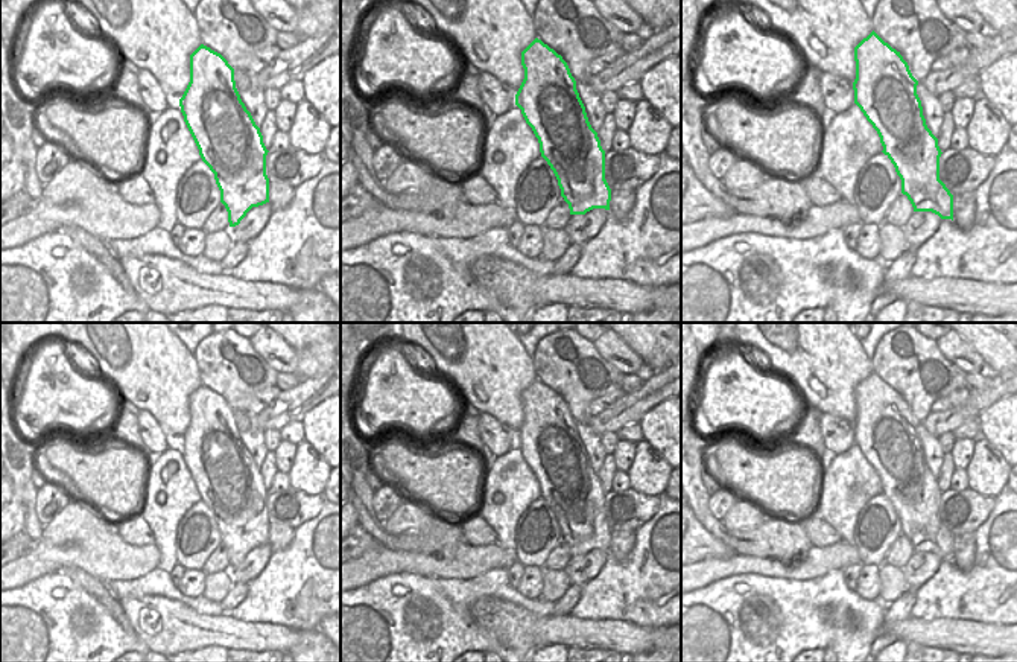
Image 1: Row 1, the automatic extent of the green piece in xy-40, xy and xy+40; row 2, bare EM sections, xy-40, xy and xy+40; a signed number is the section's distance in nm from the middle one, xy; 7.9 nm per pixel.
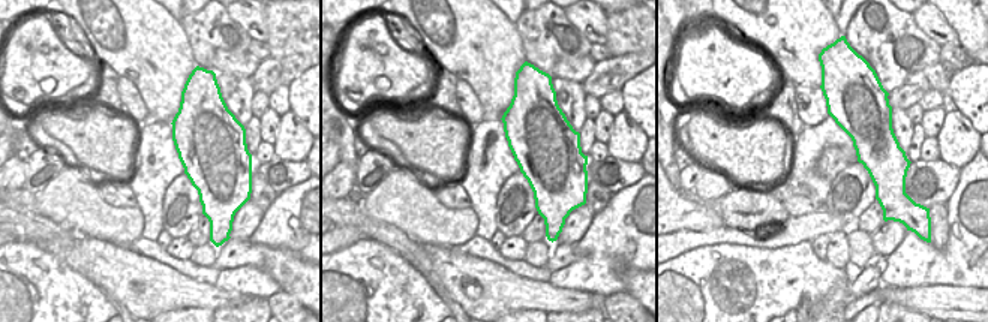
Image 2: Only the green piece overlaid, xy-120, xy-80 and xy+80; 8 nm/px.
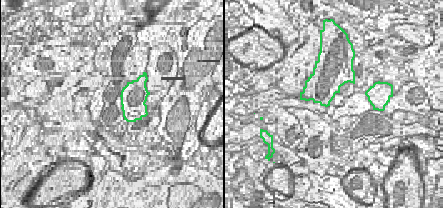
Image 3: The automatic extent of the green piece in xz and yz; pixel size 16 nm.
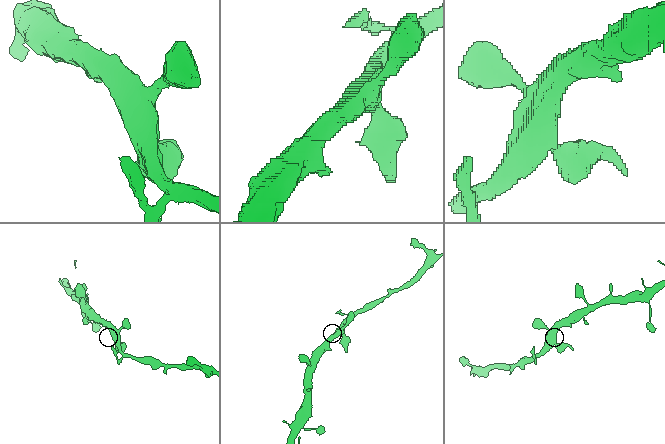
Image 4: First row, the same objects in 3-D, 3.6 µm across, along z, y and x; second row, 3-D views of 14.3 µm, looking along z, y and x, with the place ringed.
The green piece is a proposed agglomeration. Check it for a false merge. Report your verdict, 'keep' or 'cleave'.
keep

